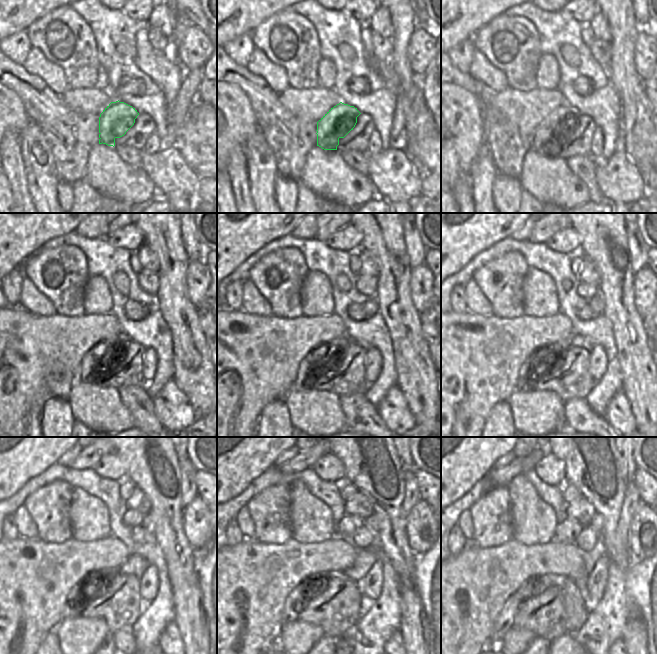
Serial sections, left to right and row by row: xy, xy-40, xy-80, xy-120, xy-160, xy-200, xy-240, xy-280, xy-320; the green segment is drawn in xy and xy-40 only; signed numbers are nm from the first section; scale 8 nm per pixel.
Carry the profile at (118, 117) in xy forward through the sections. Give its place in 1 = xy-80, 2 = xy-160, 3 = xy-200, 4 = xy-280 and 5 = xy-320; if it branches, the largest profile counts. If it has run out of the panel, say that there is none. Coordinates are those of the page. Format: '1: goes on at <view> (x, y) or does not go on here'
1: goes on at xy-80 (558, 125)
2: goes on at xy-160 (326, 357)
3: goes on at xy-200 (525, 380)
4: goes on at xy-280 (293, 605)
5: goes on at xy-320 (504, 621)

